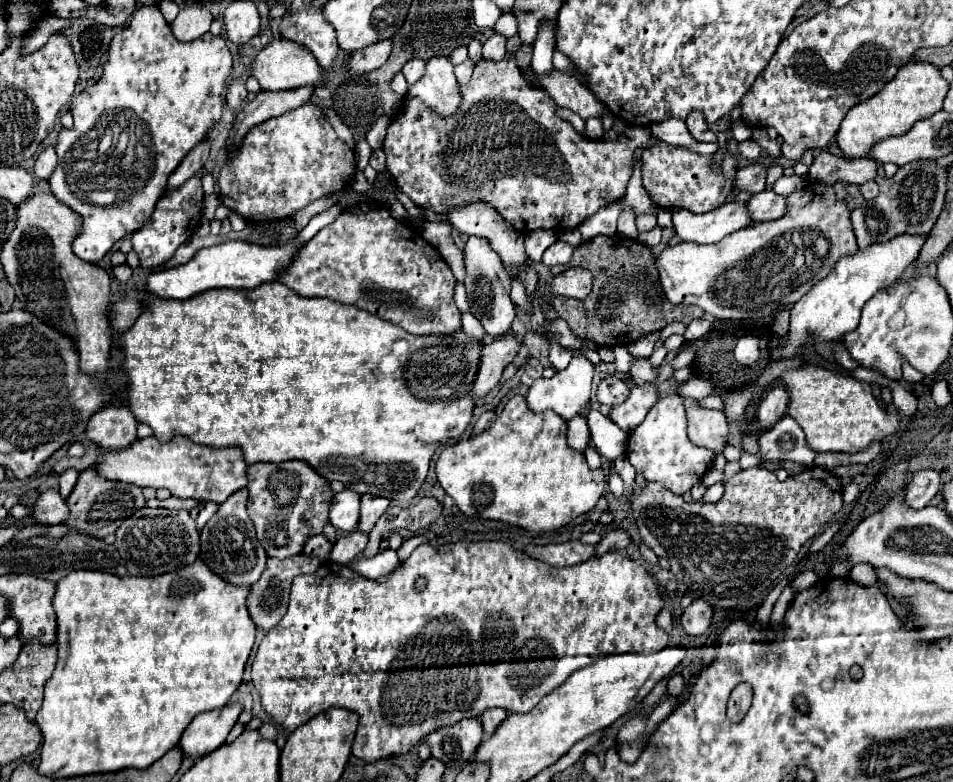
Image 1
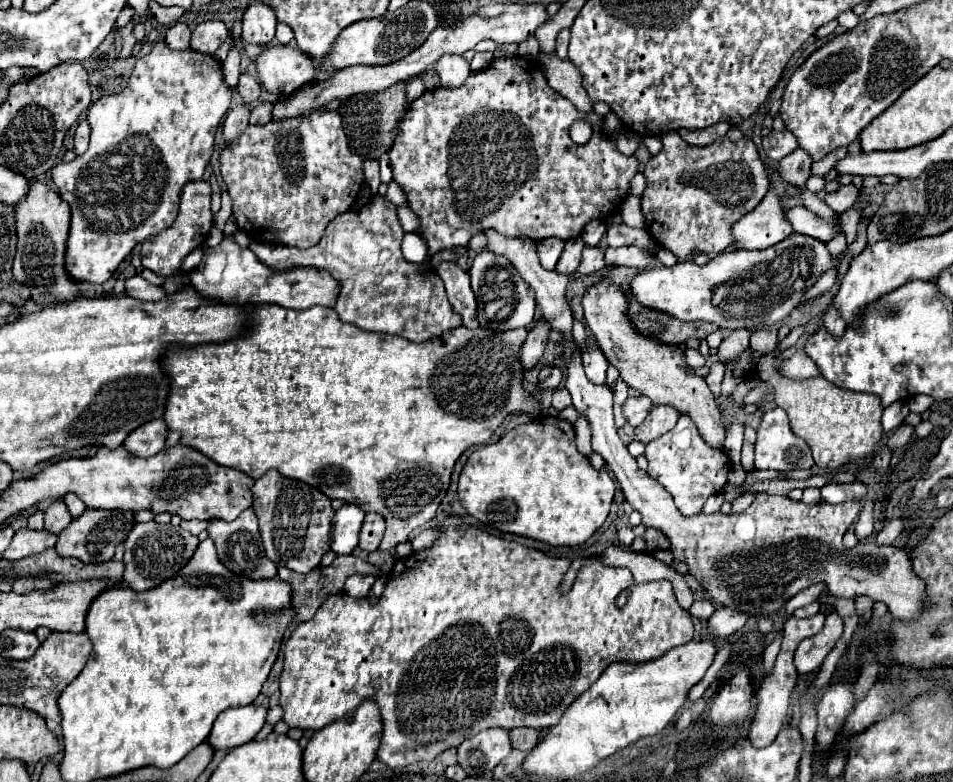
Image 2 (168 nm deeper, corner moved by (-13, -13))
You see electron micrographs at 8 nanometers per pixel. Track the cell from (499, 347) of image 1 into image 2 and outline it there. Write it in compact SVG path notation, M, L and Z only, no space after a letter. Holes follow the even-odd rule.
M543 318L529 330L529 336L527 336L527 340L525 340L523 348L521 348L523 366L527 370L533 368L539 362L539 358L541 358L541 354L545 350L545 344L549 340L549 332L551 332L551 326Z

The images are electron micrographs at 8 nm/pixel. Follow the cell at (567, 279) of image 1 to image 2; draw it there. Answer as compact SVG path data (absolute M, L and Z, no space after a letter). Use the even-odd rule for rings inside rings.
M597 282L593 286L587 288L585 296L583 296L583 310L585 310L585 324L589 326L589 330L593 332L595 340L599 340L601 350L605 350L605 356L609 360L609 364L613 364L619 372L621 372L621 380L639 390L641 394L645 394L647 398L651 398L651 402L655 406L659 404L673 404L673 408L677 408L681 414L687 414L699 428L701 436L705 438L705 442L709 442L715 448L723 448L725 442L725 428L721 426L721 412L713 400L711 390L705 384L705 378L697 376L685 362L685 348L677 346L677 344L665 344L665 342L657 342L655 338L649 336L641 336L641 332L637 332L633 328L633 324L629 322L629 302L625 292L611 282Z

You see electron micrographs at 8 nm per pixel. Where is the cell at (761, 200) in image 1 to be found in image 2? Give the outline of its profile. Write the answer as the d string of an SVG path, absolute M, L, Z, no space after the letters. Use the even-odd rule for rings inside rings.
M803 206L787 210L787 218L789 218L793 230L797 230L799 234L813 236L813 238L817 238L821 242L829 242L839 232L843 232L843 226L841 226L839 218L837 220L827 220L827 218L821 218L815 212L811 212L811 210L803 208Z

